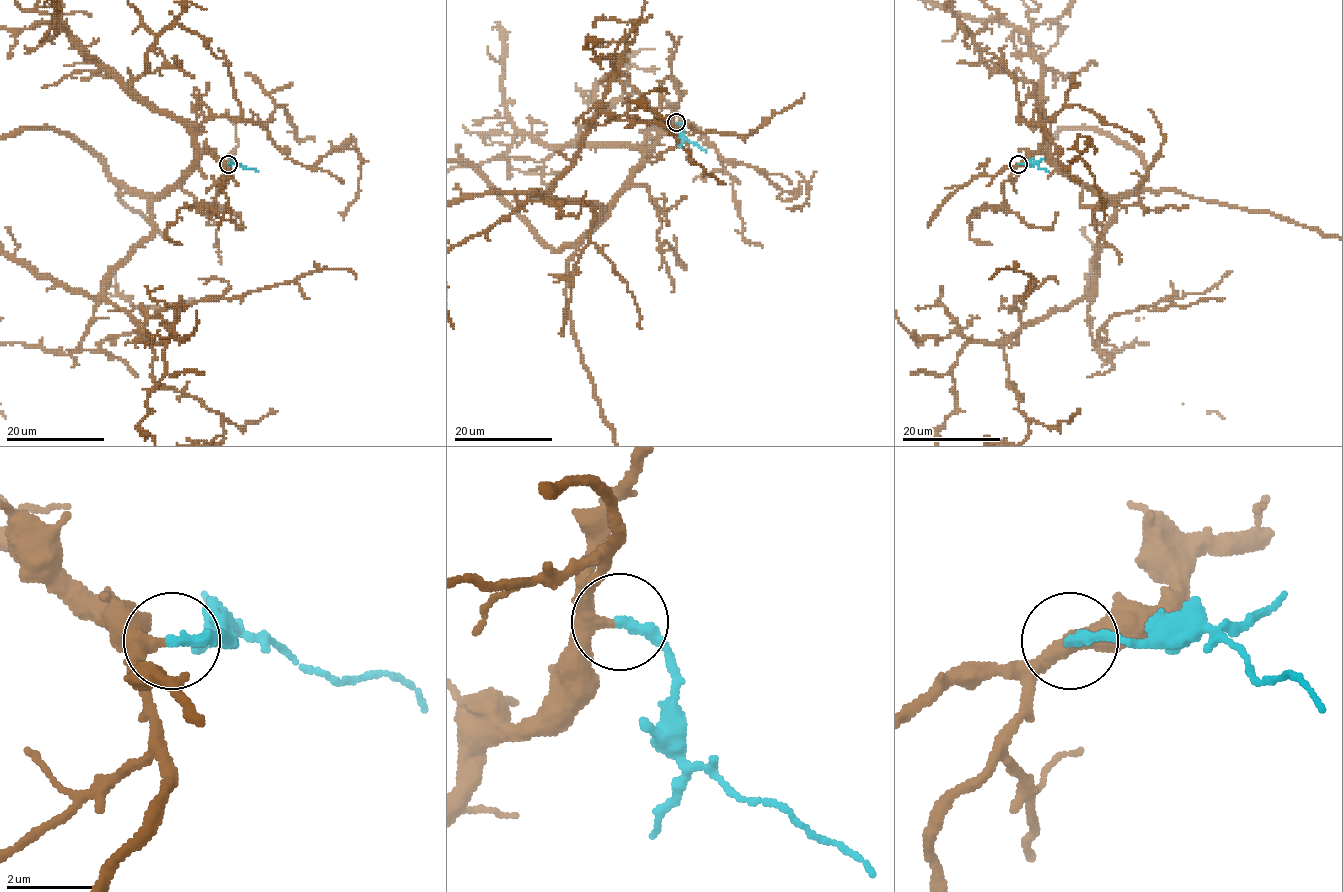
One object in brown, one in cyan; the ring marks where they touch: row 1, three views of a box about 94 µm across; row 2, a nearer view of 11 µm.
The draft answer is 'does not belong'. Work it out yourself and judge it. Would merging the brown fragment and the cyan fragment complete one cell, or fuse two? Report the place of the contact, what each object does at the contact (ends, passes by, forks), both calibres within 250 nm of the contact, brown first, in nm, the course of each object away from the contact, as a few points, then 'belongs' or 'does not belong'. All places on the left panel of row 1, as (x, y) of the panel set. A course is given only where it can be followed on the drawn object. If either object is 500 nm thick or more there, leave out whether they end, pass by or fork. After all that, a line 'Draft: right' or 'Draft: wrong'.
at (228, 164); brown passes by; cyan ends there; 320 nm thick on the brown side, 260 nm on the other; cyan runs (228, 164), (253, 168), (257, 171); belongs
Draft: wrong

